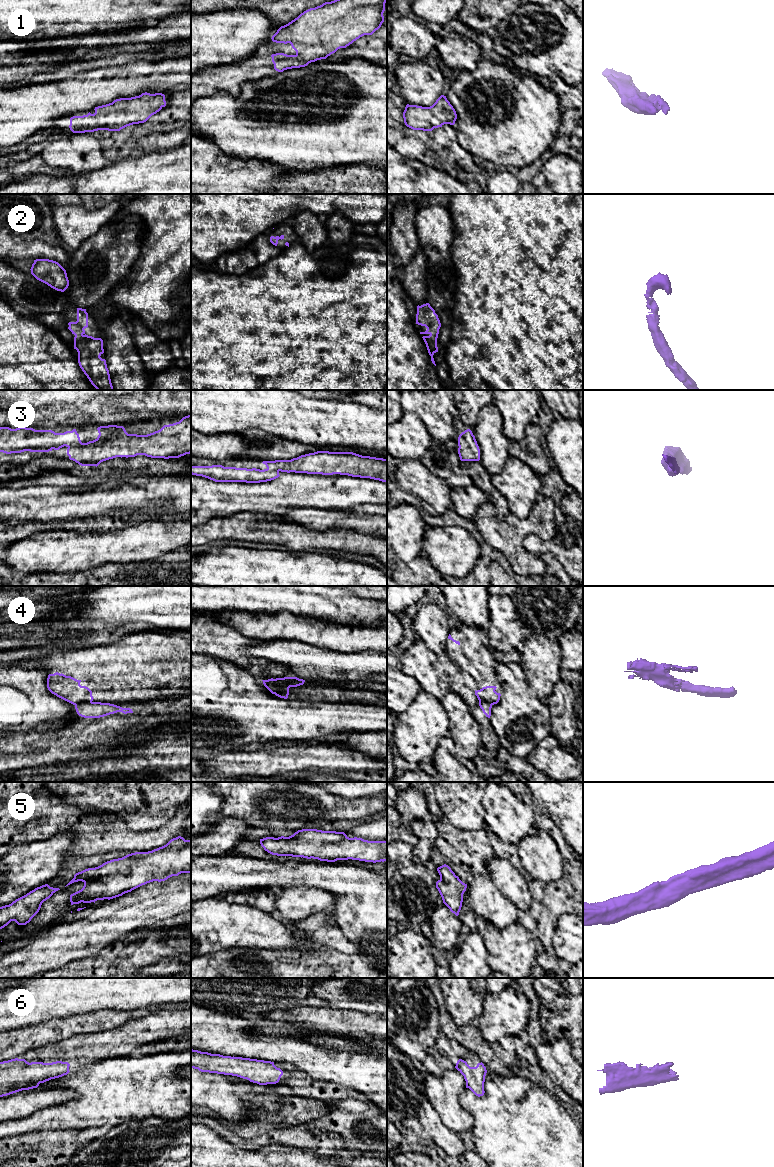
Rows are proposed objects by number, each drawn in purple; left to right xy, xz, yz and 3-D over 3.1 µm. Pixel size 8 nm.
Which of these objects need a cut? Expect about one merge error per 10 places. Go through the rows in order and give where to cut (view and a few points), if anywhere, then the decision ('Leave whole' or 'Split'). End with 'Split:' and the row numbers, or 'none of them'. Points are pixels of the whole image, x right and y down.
1: No split. Leave whole
2: No split. Leave whole
3: No split. Leave whole
4: Split along xz (274, 679), (278, 686), (285, 686), (288, 689). Split
5: No split. Leave whole
6: No split. Leave whole
Split: 4

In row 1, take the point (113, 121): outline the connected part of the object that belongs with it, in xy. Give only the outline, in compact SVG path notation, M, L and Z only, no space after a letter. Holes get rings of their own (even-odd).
M142 93L131 98L120 98L112 103L95 107L95 113L70 118L69 128L73 133L98 130L120 131L121 129L146 122L152 115L166 106L162 93Z

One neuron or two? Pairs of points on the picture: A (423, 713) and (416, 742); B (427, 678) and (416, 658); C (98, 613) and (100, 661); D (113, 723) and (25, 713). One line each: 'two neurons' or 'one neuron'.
A: one neuron
B: one neuron
C: two neurons
D: two neurons

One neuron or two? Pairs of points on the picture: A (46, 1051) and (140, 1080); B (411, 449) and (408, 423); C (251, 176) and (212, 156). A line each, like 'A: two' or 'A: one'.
A: two
B: one
C: one

